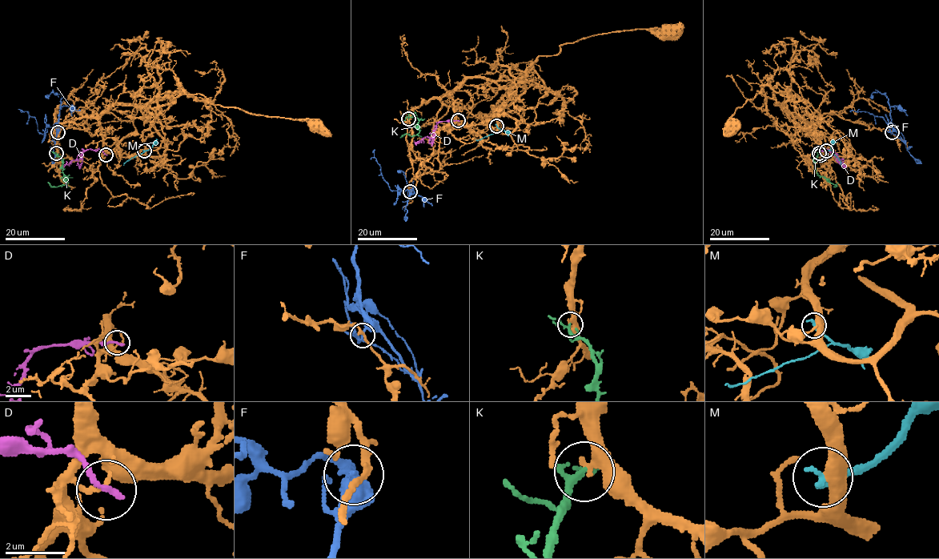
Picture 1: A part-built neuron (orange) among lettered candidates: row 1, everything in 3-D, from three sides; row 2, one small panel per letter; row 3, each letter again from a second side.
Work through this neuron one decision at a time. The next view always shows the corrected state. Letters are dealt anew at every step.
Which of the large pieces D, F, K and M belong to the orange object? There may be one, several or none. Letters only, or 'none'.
K

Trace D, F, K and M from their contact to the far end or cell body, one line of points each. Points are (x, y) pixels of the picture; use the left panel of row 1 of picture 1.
D: (105, 154), (101, 150), (84, 150), (79, 158), (62, 165)
F: (58, 132), (57, 124), (51, 126), (48, 125), (43, 141), (45, 134), (38, 131), (34, 117), (22, 111)
K: (56, 153), (62, 162), (67, 182), (53, 187), (48, 182)
M: (144, 150), (123, 165)

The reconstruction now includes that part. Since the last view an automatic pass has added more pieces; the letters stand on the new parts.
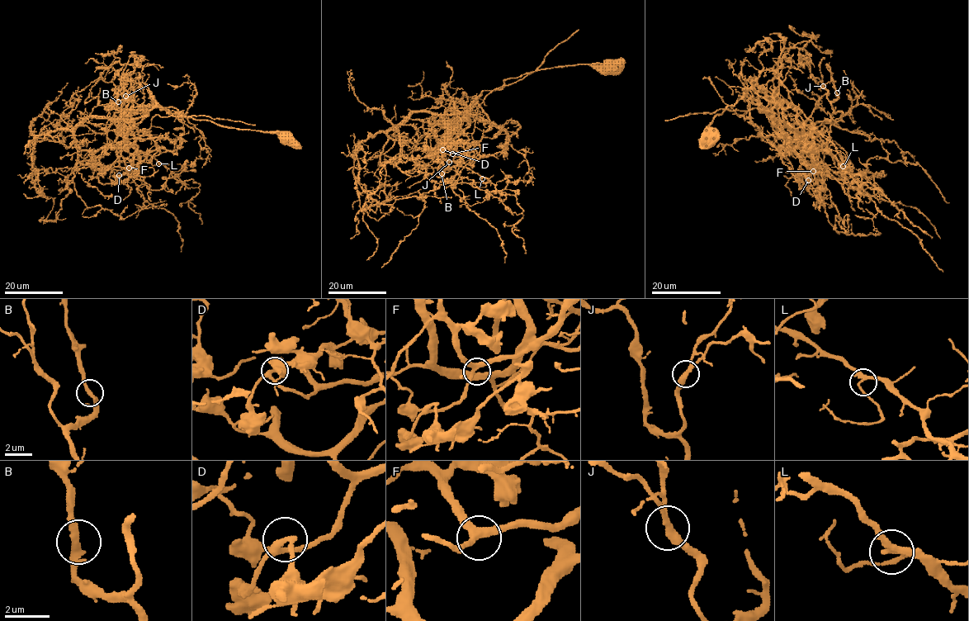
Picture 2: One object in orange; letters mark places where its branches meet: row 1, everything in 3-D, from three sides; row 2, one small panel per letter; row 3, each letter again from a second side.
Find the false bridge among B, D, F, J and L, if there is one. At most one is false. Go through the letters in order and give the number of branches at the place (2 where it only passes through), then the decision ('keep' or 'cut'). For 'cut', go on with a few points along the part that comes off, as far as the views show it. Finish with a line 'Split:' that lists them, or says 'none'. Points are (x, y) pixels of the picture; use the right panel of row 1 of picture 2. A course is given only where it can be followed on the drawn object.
B: branches 3; keep
D: branches 3; cut; course (808, 180), (802, 151), (814, 146), (812, 131), (857, 190), (881, 157), (919, 164), (949, 202)
F: branches 3; keep
J: branches 3; keep
L: branches 3; keep
Split: D

